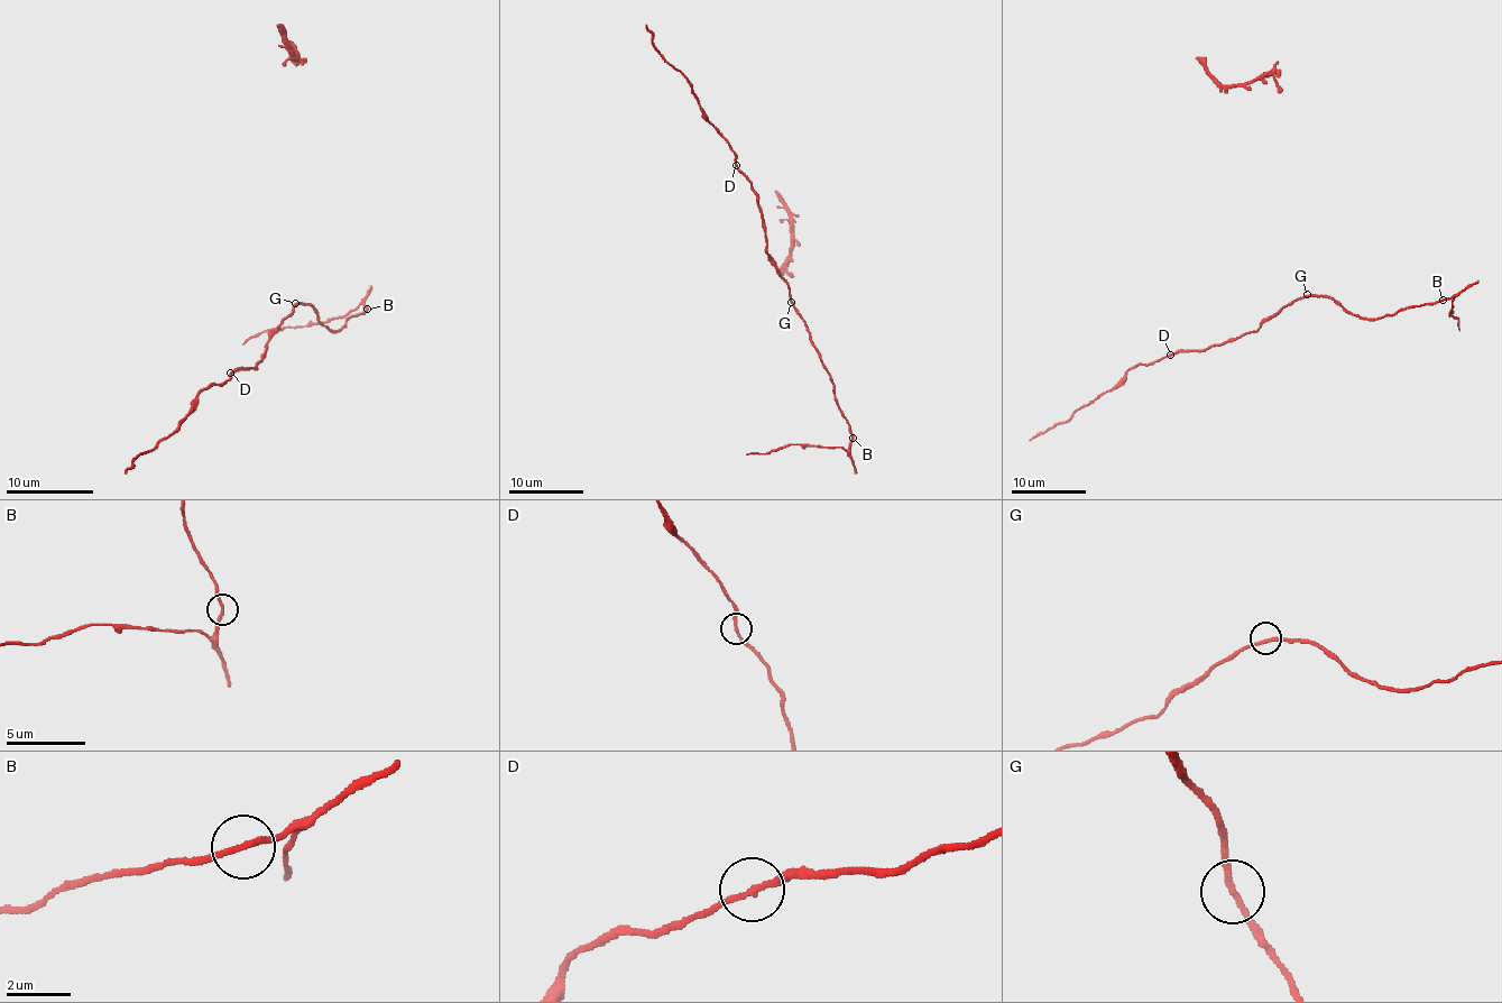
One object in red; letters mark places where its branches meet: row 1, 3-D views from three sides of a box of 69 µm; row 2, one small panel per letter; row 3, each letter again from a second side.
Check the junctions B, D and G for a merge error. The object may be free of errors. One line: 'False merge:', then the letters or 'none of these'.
False merge: none of these

